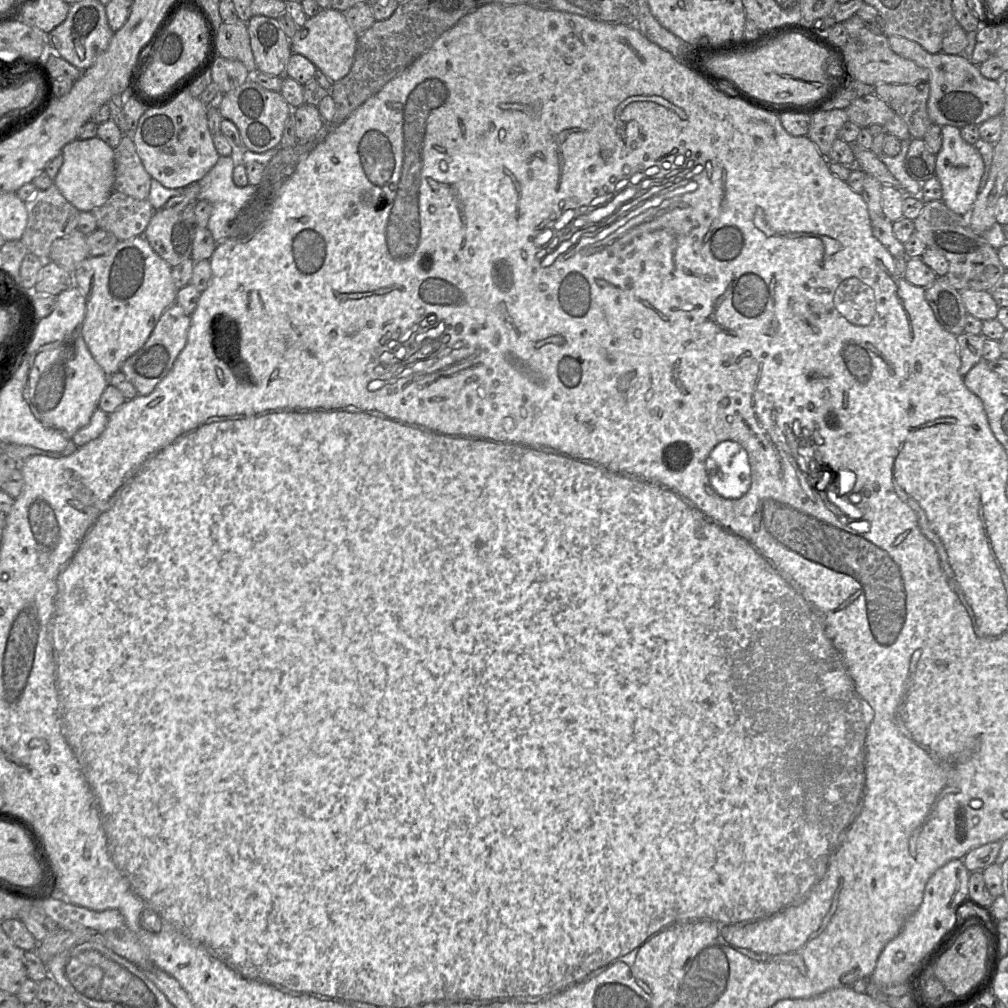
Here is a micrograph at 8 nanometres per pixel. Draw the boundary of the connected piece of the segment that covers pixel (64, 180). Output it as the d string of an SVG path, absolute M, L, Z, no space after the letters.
M99 137L66 144L63 149L63 164L53 183L62 196L78 211L91 212L102 206L113 191L115 181L114 149Z

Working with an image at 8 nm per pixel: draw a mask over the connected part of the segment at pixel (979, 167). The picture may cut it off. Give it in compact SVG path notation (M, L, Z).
M944 125L941 127L942 147L936 154L935 176L942 188L942 201L953 212L968 216L980 191L984 173L984 161L977 148L967 143L960 134L960 128Z

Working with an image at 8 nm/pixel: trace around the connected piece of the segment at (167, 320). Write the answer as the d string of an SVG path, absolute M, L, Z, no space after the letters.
M174 303L163 312L145 344L121 365L120 371L135 386L138 395L150 394L171 370L186 345L190 319L191 315Z

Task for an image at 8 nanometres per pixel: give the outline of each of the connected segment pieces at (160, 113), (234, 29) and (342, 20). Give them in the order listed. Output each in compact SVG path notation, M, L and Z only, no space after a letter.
M185 91L163 108L145 110L133 135L137 154L147 171L166 188L184 188L197 183L216 164L218 154L208 128L207 107Z
M239 19L236 22L223 22L215 30L215 41L218 56L240 61L250 74L258 73L245 22Z
M328 8L310 17L299 27L291 41L293 53L298 53L310 60L331 81L337 82L345 77L354 62L358 34L349 24L345 12Z

